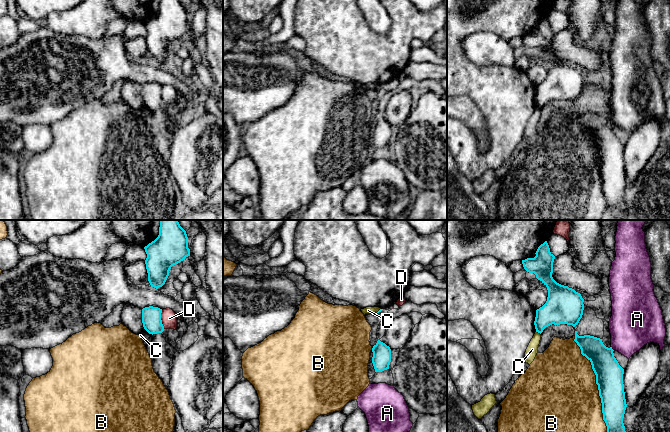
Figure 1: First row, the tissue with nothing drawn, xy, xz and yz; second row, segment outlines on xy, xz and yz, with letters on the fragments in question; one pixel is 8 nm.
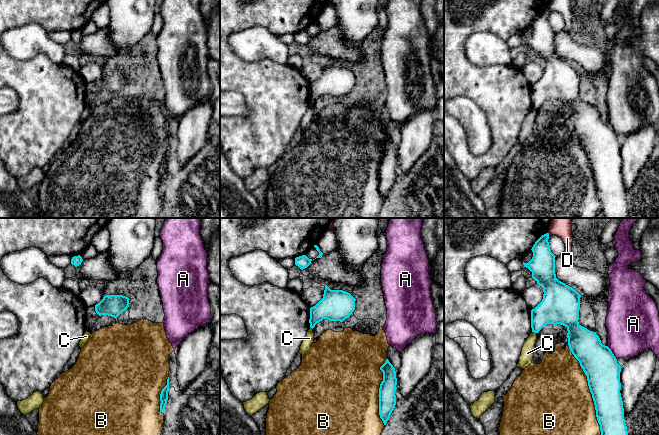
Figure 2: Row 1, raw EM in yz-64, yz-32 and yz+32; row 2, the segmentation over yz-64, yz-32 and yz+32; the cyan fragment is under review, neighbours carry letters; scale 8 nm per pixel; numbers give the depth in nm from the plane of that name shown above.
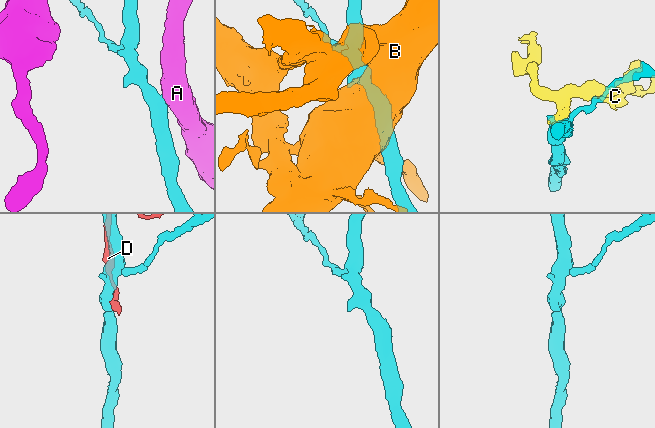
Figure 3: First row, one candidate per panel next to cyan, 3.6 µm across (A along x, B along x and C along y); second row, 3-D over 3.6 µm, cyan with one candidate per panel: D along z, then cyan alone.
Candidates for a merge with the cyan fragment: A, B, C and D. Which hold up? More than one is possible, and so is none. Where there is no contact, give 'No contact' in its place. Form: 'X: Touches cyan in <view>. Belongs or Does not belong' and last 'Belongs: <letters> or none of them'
A: Touches cyan in yz. Does not belong
B: Touches cyan in yz. Does not belong
C: Touches cyan in yz. Does not belong
D: Touches cyan in xy. Does not belong
Belongs: none of them

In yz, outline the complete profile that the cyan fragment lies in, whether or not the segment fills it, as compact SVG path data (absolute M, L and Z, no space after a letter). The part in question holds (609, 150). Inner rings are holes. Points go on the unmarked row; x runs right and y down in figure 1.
M575 107L574 117L580 123L581 130L591 138L596 151L607 210L612 212L616 220L625 220L627 209L623 194L627 180L623 160L624 145L614 133L612 123L606 123L602 115L590 111L579 112Z

